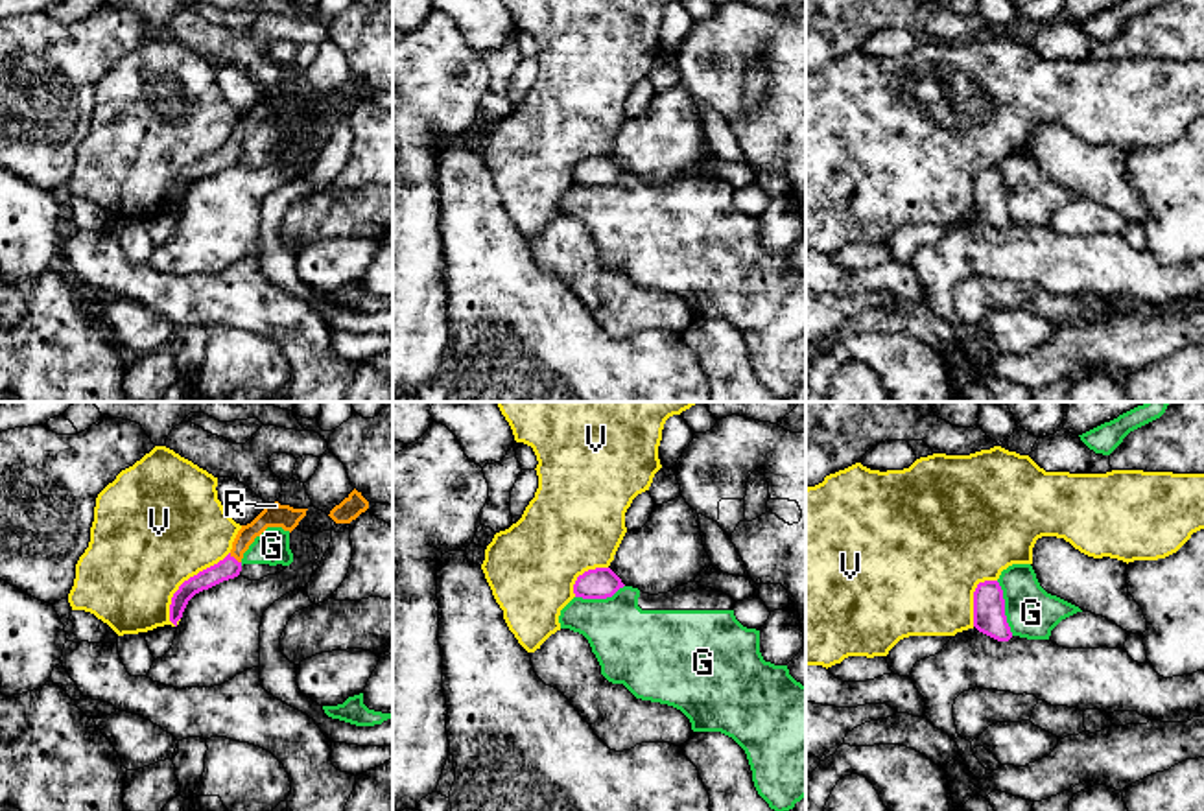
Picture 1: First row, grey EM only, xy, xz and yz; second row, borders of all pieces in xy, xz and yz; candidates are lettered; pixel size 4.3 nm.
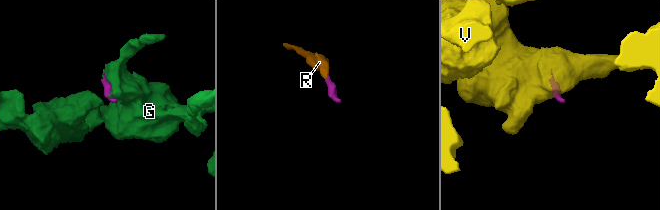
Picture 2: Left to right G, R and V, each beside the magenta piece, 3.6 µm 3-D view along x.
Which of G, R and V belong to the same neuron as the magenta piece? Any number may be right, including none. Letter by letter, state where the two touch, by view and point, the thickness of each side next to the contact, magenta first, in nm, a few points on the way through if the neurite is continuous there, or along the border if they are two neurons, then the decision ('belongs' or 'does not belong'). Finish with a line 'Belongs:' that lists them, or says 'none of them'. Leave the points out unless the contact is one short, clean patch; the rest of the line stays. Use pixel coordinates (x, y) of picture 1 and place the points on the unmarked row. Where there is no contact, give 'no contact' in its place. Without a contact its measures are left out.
G: contact yz (1003, 196); calibres 140 and 220 nm; does not belong
R: contact xy (233, 144); calibres 90 and 100 nm; way xy (227, 155), (233, 144), (240, 131), (271, 104); belongs
V: contact xy (185, 168); calibres 90 and 500 nm; border xy (229, 139), (179, 174), (170, 192), (170, 209), (174, 212); does not belong
Belongs: R

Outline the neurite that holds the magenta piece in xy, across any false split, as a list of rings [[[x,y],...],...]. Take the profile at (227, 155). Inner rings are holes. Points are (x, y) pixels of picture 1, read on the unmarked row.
[[[278,88],[267,90],[251,111],[242,112],[232,129],[230,140],[223,147],[199,159],[179,173],[179,177],[171,184],[170,208],[177,214],[177,208],[183,205],[188,188],[195,181],[238,164],[242,159],[243,140],[267,114],[282,114],[284,118],[291,120],[306,103],[306,98],[308,96],[293,96],[289,92],[280,92]]]

